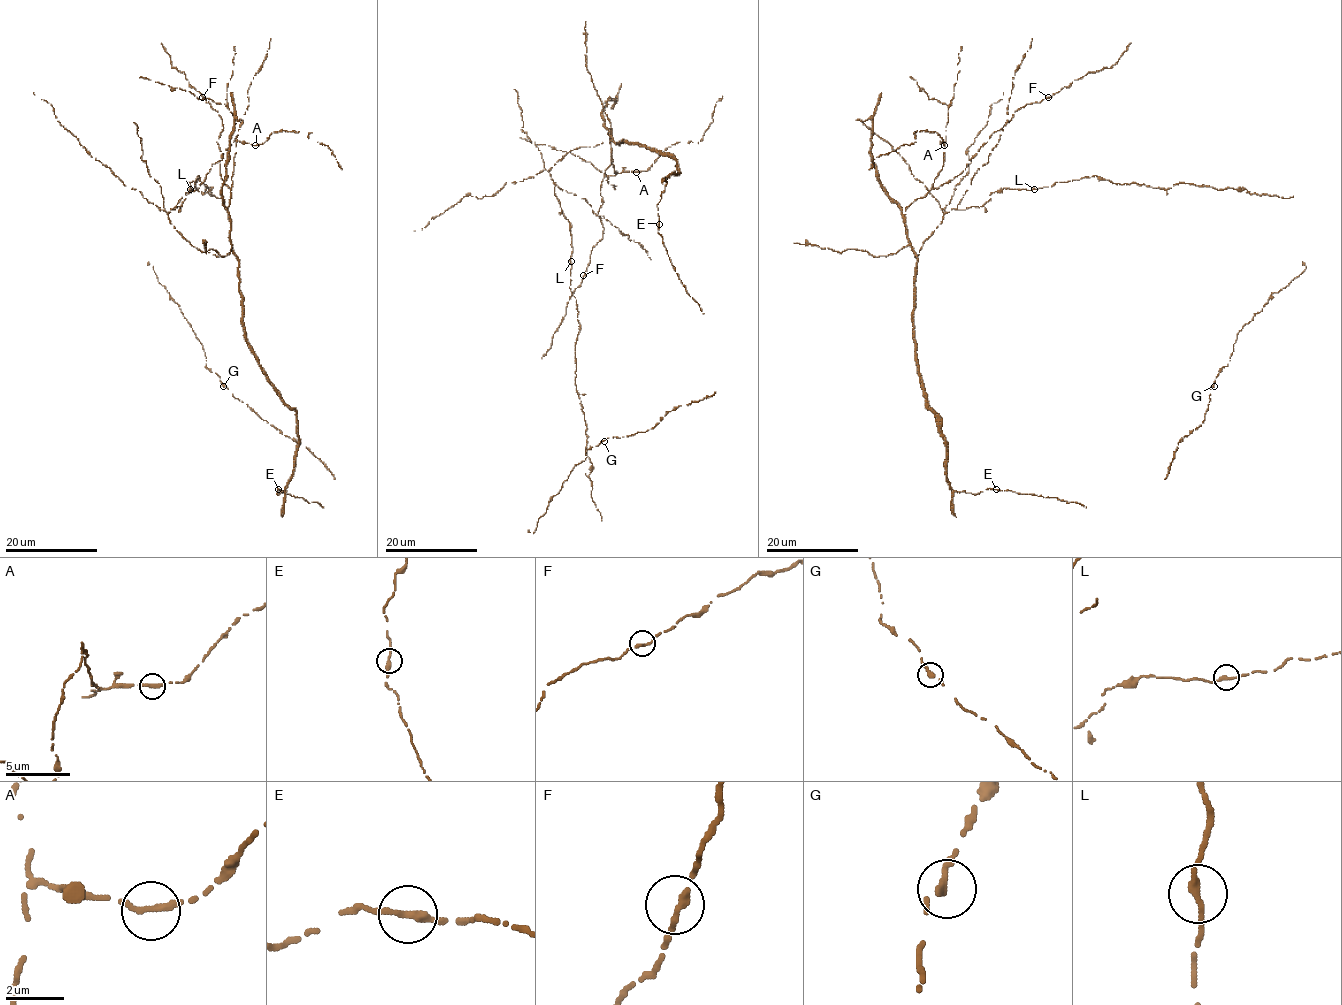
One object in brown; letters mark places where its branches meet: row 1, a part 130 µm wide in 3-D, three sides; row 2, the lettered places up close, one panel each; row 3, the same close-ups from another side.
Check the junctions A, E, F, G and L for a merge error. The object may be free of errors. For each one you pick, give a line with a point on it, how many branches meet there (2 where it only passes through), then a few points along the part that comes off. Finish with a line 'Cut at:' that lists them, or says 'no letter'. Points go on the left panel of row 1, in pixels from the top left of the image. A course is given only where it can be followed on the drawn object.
Cut at: no letter

